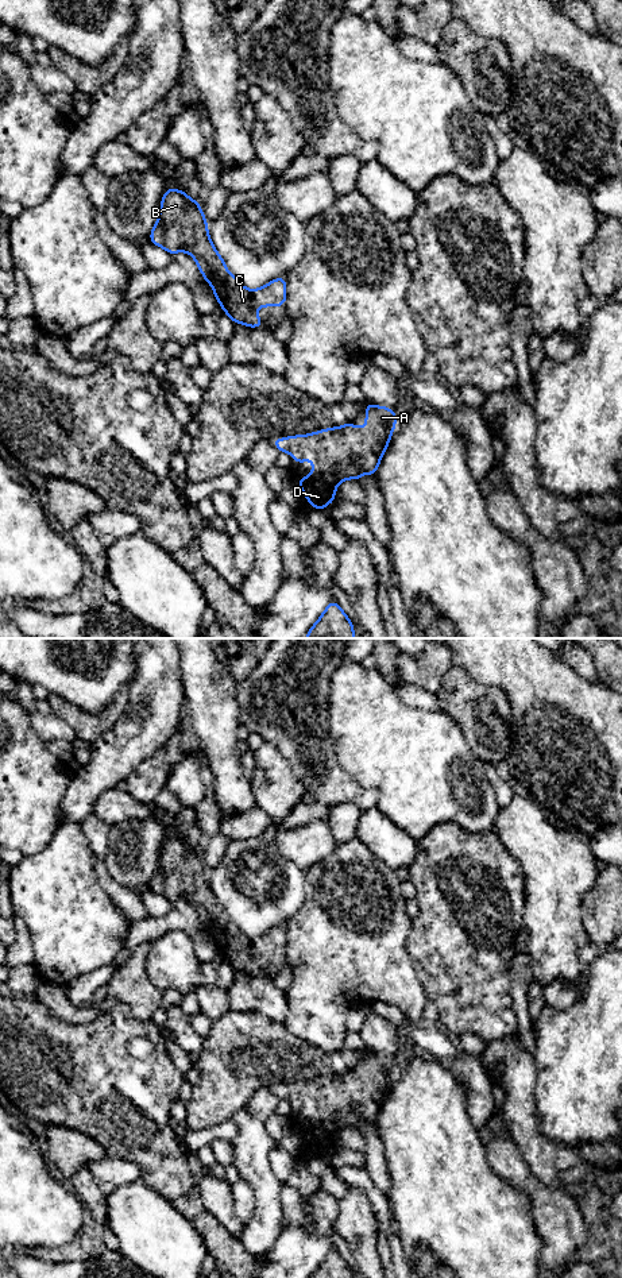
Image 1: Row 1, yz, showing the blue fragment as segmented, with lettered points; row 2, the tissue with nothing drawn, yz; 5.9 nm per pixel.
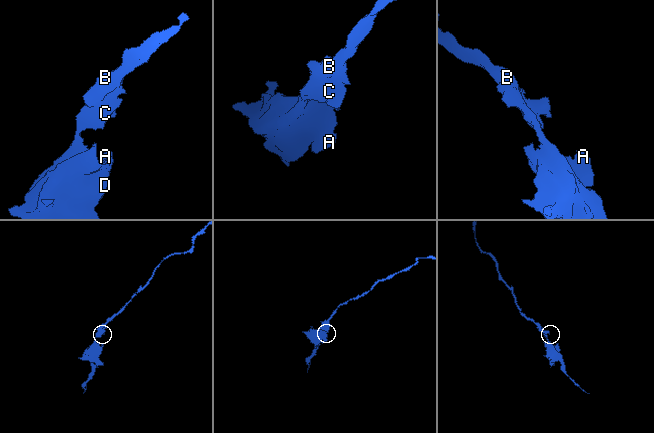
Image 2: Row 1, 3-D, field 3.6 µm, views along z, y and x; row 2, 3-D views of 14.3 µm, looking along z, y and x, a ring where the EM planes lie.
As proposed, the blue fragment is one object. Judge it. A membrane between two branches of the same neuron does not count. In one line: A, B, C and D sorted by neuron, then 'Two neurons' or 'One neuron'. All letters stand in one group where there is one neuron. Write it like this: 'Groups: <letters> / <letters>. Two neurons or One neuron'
Groups: A B C D. One neuron

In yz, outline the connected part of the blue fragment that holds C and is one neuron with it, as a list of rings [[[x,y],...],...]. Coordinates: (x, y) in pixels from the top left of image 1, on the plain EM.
[[[175,835],[165,839],[150,891],[165,896],[171,904],[178,899],[190,901],[205,928],[210,931],[217,950],[235,972],[263,974],[255,958],[258,954],[285,954],[286,924],[275,926],[256,938],[244,935],[228,919],[212,892],[201,853],[185,839]]]

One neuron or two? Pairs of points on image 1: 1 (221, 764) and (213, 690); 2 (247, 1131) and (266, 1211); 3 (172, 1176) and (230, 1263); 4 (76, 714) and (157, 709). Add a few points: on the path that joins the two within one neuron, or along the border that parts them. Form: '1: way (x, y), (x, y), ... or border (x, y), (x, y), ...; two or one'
1: way (221, 745), (217, 738), (213, 709); one
2: way (251, 1151), (252, 1165), (266, 1184), (266, 1190); one
3: border (189, 1163), (193, 1186), (172, 1201); two
4: border (131, 683), (122, 715), (100, 734); two

